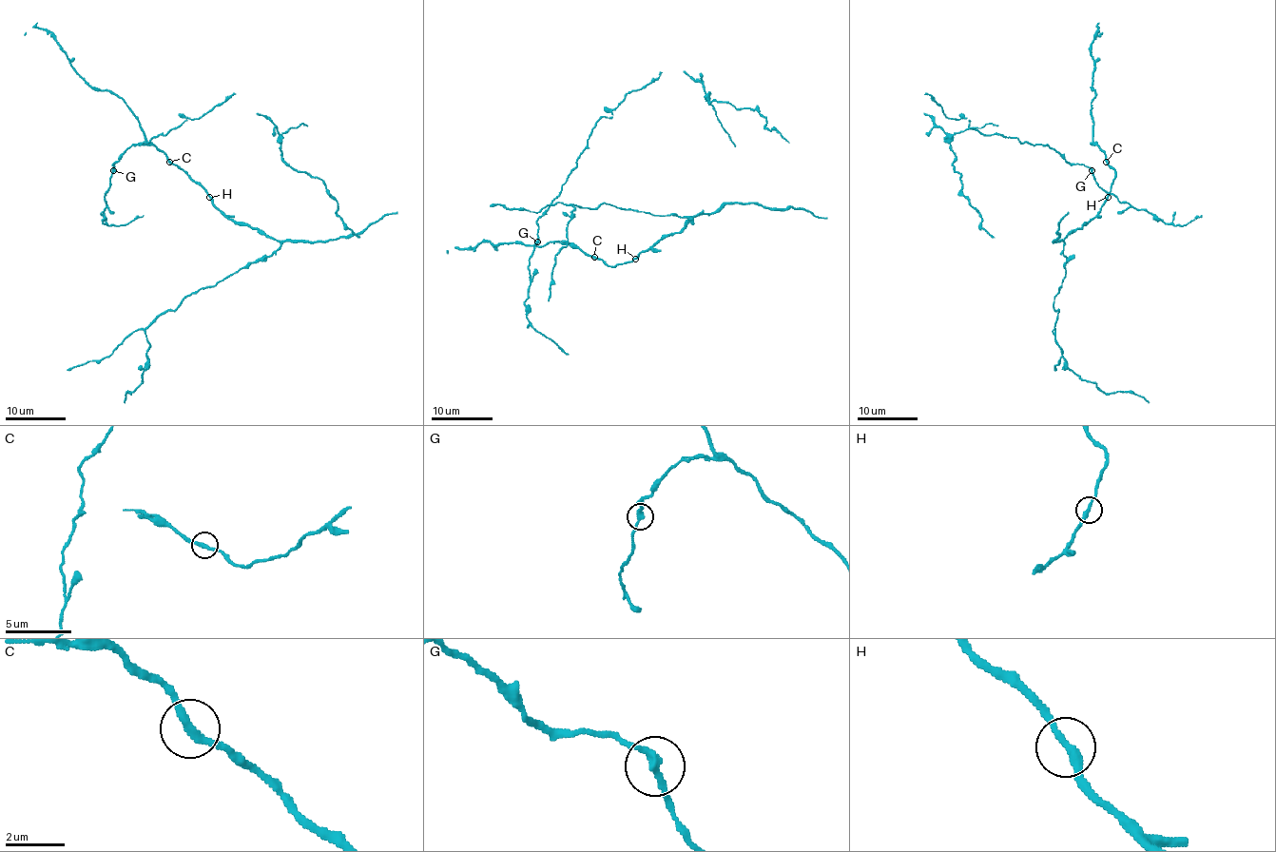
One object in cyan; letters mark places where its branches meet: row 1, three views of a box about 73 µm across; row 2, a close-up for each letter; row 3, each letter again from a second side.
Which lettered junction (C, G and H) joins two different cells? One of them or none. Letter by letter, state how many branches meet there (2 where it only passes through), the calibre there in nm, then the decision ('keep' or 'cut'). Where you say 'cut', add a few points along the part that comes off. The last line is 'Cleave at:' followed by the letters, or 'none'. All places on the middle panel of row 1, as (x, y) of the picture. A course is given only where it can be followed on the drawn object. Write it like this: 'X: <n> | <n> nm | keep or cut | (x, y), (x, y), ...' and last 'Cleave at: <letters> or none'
C: 2 | 280 nm | keep
G: 2 | 280 nm | keep
H: 2 | 280 nm | keep
Cleave at: none

